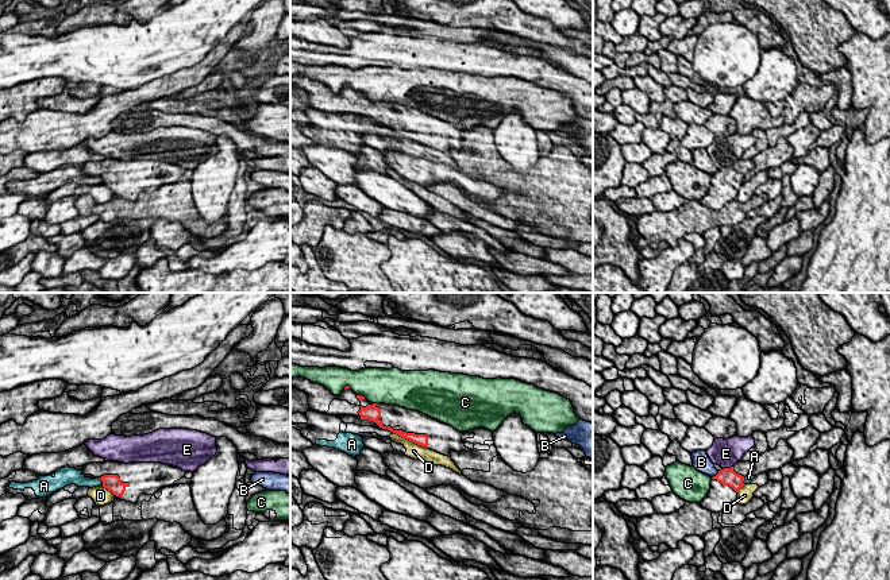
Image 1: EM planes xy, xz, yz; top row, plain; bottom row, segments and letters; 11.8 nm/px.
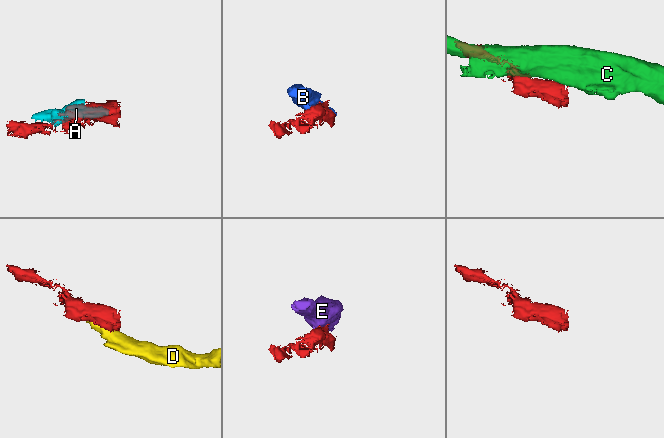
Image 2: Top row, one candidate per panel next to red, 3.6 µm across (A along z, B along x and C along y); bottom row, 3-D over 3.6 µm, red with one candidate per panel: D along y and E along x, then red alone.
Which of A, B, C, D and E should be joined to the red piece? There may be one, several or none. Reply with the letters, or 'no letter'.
no letter

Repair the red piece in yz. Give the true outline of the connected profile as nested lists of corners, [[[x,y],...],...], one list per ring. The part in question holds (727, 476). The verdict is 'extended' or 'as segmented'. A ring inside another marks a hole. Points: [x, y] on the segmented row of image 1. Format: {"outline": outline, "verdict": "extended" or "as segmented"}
{"outline": [[[737,461],[731,468],[718,471],[710,480],[710,490],[700,504],[712,511],[720,513],[728,504],[736,502],[737,492],[744,486],[744,477],[754,472],[752,461]]], "verdict": "extended"}

